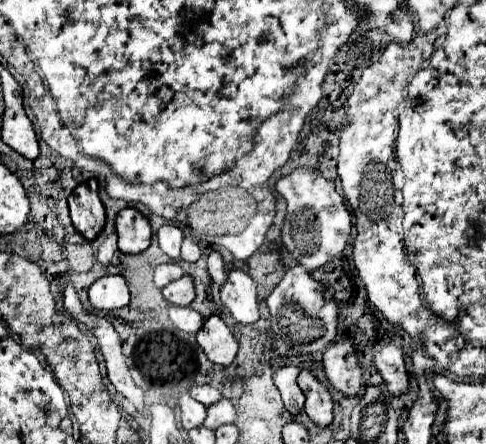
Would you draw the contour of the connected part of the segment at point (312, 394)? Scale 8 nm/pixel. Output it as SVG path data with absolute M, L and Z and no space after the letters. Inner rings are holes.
M301 369L297 383L305 393L305 413L321 427L327 427L333 421L333 399L327 387L309 371Z

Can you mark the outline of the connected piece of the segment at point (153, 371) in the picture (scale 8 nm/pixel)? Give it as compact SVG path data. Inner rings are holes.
M153 235L153 243L149 245L149 249L137 255L125 255L117 251L111 263L105 267L105 273L121 273L127 279L129 289L131 289L131 305L117 309L115 319L109 319L121 335L123 355L127 359L131 375L139 383L139 387L145 387L145 389L165 387L171 391L163 395L179 397L187 393L199 381L199 365L201 365L201 383L209 383L223 393L225 383L229 383L229 367L217 367L215 363L211 363L201 351L201 347L197 345L195 335L177 331L177 327L169 323L169 317L167 317L169 303L161 295L161 289L155 287L153 283L155 267L161 263L169 263L169 261L173 259L169 259L159 249L155 235Z

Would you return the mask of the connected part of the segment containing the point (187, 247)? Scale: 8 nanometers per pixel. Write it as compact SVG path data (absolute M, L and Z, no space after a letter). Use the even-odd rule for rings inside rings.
M183 239L183 249L181 249L181 259L183 261L197 261L201 257L201 249L197 243L191 239Z

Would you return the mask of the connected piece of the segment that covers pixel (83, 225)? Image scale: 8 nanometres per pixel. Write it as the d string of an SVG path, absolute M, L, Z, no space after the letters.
M89 179L73 189L69 195L69 209L73 227L89 241L93 241L105 225L105 207L97 195L97 179Z

